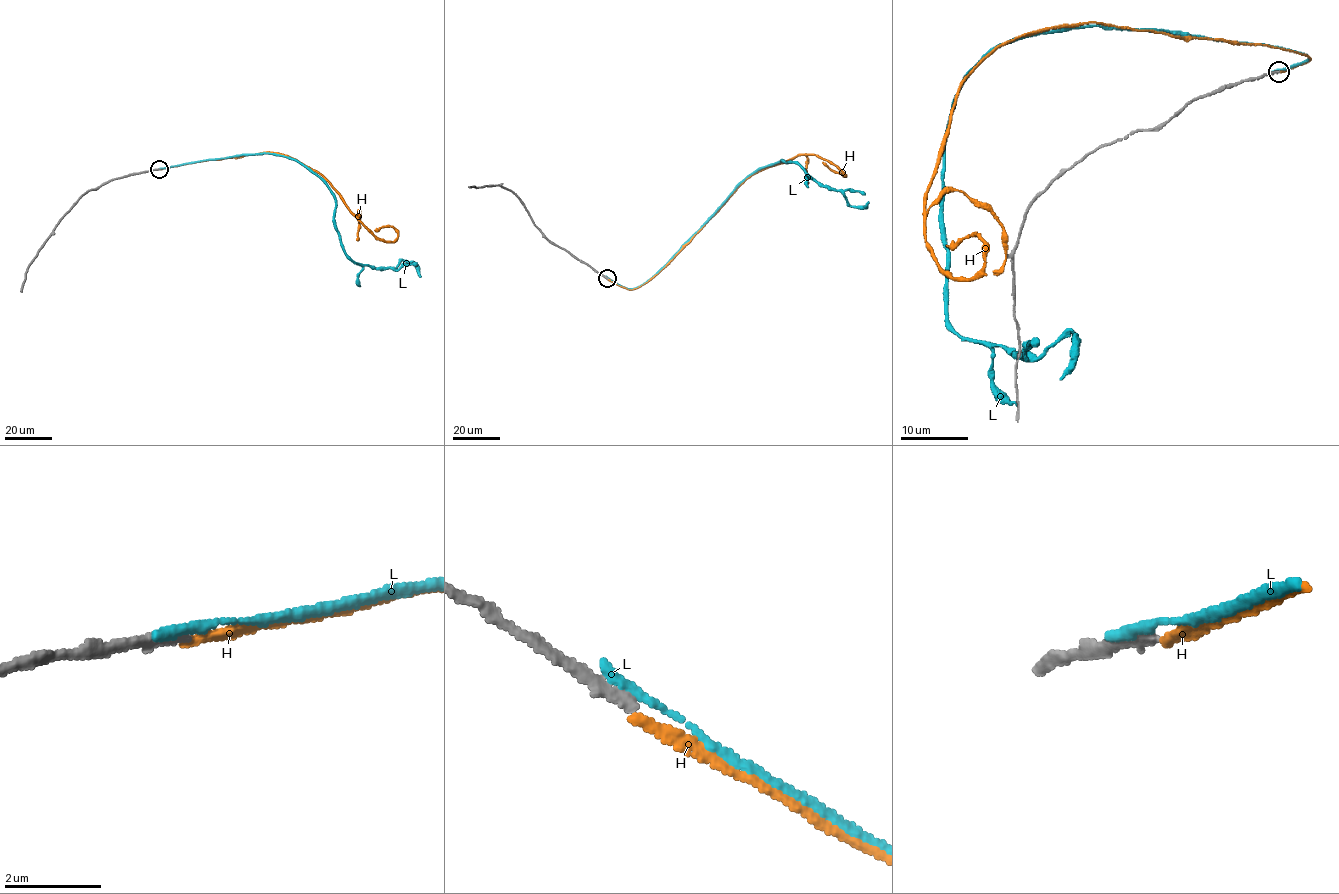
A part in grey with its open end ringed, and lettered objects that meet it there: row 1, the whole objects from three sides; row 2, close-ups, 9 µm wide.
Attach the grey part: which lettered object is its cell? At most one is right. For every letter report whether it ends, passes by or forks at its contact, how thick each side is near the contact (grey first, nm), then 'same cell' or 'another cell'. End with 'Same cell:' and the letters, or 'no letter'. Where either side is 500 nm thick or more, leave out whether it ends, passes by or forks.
H: it ends; calibres 220 and 200 nm; another cell
L: it ends; calibres 280 and 240 nm; another cell
Same cell: no letter

